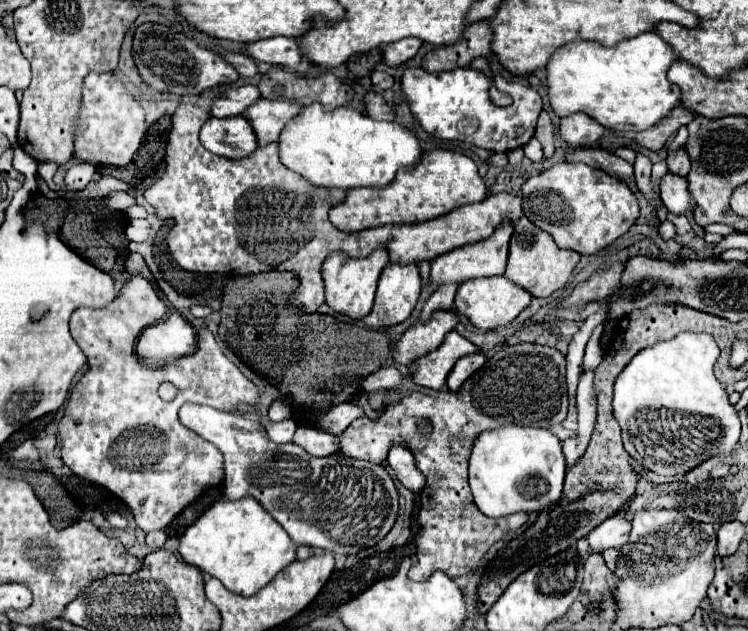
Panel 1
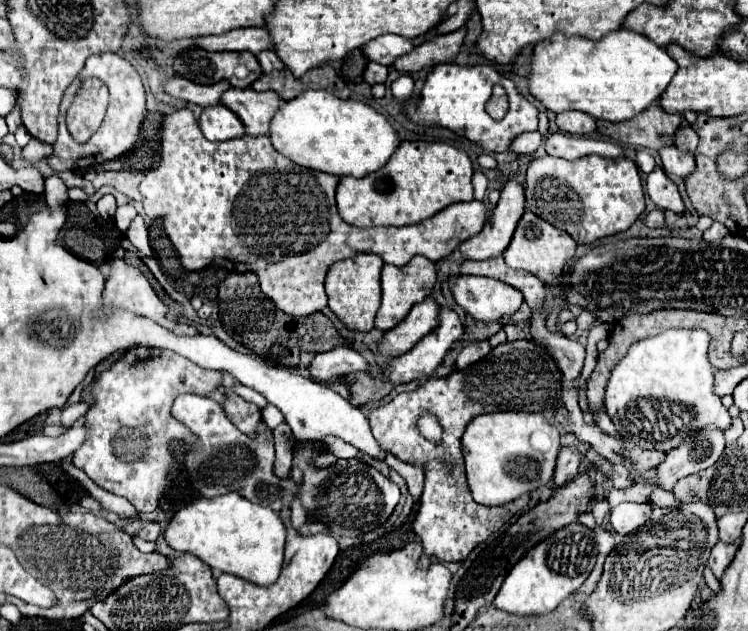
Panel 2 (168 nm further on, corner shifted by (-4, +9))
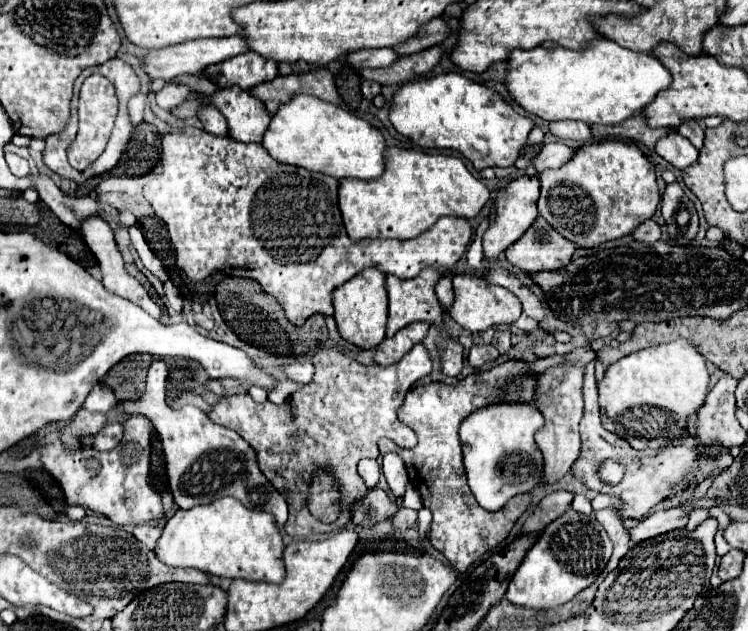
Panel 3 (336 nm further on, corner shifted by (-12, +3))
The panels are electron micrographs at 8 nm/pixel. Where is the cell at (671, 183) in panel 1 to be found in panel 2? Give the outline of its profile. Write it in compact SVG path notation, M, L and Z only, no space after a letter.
M666 145L664 149L660 149L660 159L662 159L662 167L664 167L666 175L672 181L686 179L694 171L694 155L684 153L684 151L676 149L674 145Z

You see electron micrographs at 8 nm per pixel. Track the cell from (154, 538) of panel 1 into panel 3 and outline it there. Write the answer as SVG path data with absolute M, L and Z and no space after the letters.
M138 525L138 527L132 529L132 535L138 541L142 541L148 549L154 549L156 547L156 541L162 535L162 527L160 525Z

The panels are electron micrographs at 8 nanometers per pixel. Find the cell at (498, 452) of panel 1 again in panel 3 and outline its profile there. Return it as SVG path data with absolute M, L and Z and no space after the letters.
M492 405L474 411L460 427L464 467L468 485L480 507L498 511L514 495L530 493L544 481L544 457L534 441L534 433L544 427L542 413L532 405Z

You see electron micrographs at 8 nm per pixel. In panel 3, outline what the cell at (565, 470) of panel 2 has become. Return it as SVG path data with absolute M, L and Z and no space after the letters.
M558 489L552 493L552 497L544 497L534 513L526 519L524 527L522 527L522 533L534 533L534 531L542 531L548 523L552 523L554 519L558 519L560 515L566 513L566 509L570 507L574 499L574 491L572 489Z

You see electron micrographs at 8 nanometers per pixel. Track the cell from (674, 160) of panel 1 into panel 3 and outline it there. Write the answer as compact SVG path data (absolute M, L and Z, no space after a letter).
M700 121L682 123L676 131L678 131L682 137L686 137L696 149L702 149L702 143L704 143L704 127L702 127Z

